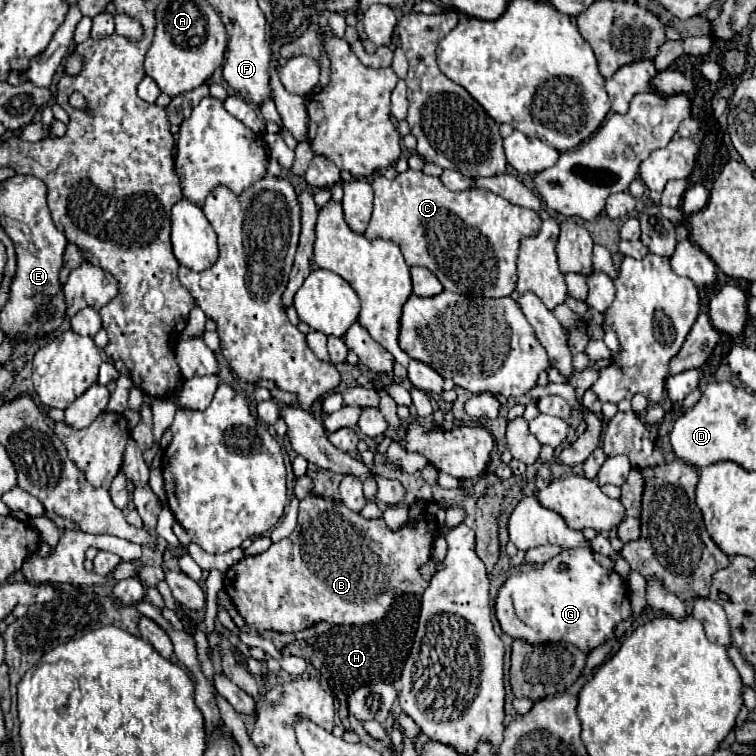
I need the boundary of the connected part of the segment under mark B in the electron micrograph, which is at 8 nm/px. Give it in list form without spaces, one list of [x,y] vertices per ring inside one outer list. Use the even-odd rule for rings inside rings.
[[[309,495],[299,505],[299,525],[293,531],[293,535],[289,539],[281,539],[279,543],[273,543],[261,555],[241,559],[235,567],[231,567],[225,573],[223,587],[231,597],[233,605],[245,617],[247,625],[259,633],[261,631],[295,633],[321,621],[327,621],[331,625],[373,623],[383,619],[383,615],[387,613],[389,605],[393,603],[397,585],[404,593],[422,594],[425,591],[427,581],[423,581],[419,567],[431,559],[437,531],[439,531],[437,523],[433,523],[433,519],[429,517],[423,517],[419,523],[415,521],[405,523],[397,531],[391,531],[381,517],[363,519],[359,513],[347,509],[341,501]]]

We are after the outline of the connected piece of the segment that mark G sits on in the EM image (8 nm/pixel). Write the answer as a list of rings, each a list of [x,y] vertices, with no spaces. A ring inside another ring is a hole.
[[[567,549],[561,551],[557,557],[547,561],[545,565],[537,565],[531,571],[521,571],[513,573],[505,579],[505,583],[499,587],[497,599],[495,599],[495,617],[503,629],[505,635],[513,639],[527,641],[531,645],[547,645],[547,643],[571,643],[585,655],[591,653],[593,649],[601,647],[605,641],[615,637],[615,629],[619,623],[627,621],[633,617],[633,607],[631,607],[631,591],[621,575],[617,575],[611,569],[601,567],[591,549]],[[565,563],[567,569],[561,571],[559,565]]]

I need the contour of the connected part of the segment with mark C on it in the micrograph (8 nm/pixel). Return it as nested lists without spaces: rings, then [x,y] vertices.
[[[407,169],[399,173],[393,181],[385,179],[383,175],[373,179],[373,215],[369,227],[365,231],[367,239],[387,239],[399,245],[407,265],[421,265],[427,267],[431,273],[437,275],[445,291],[459,293],[459,295],[479,295],[479,297],[509,297],[515,291],[517,283],[517,253],[521,239],[537,237],[541,231],[541,219],[535,211],[511,205],[503,197],[487,191],[449,191],[439,177],[425,175],[423,171]]]

